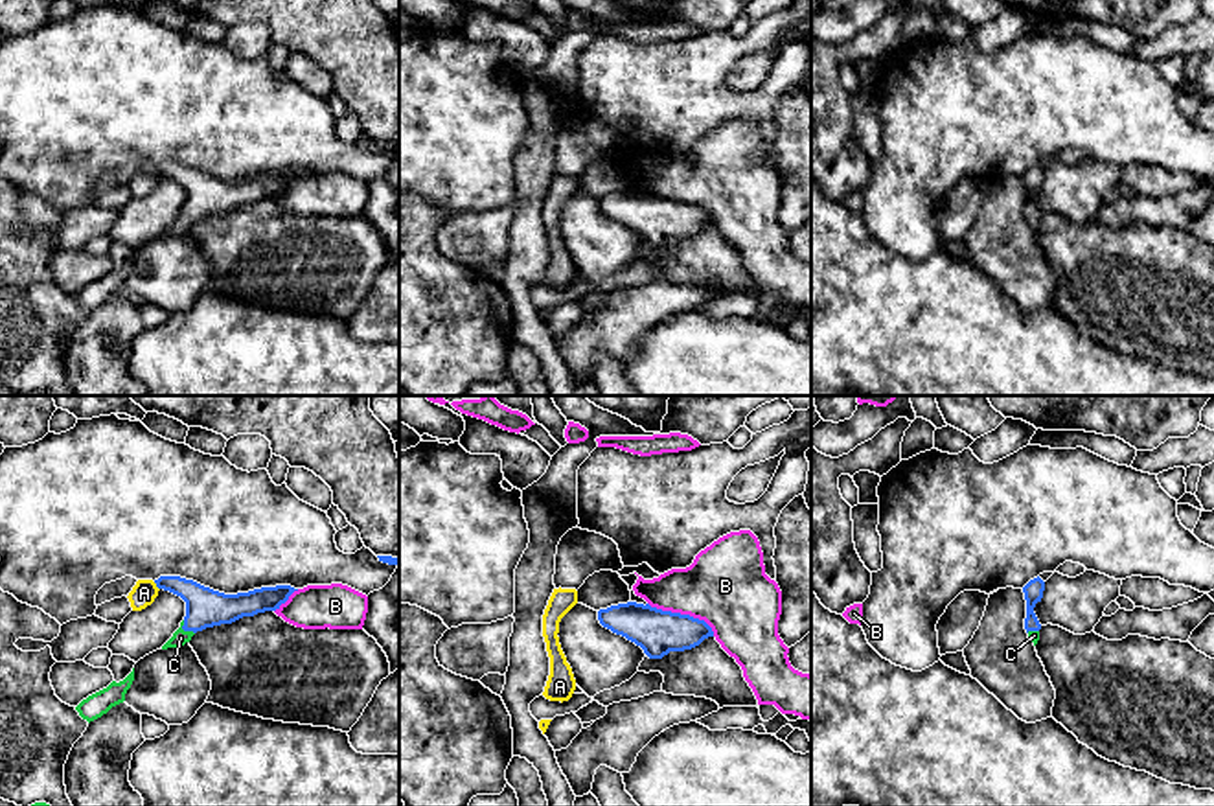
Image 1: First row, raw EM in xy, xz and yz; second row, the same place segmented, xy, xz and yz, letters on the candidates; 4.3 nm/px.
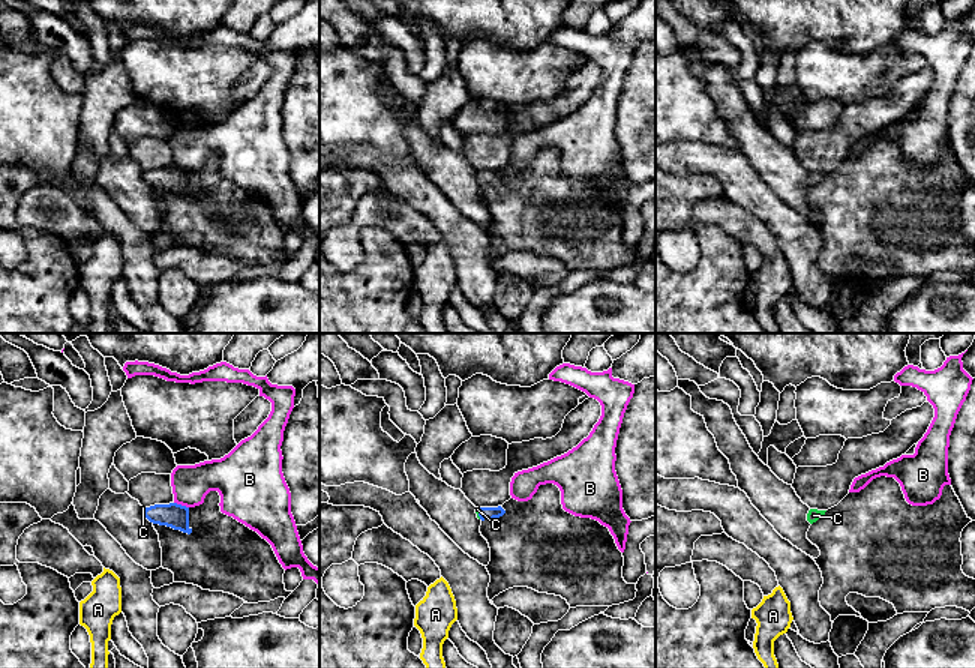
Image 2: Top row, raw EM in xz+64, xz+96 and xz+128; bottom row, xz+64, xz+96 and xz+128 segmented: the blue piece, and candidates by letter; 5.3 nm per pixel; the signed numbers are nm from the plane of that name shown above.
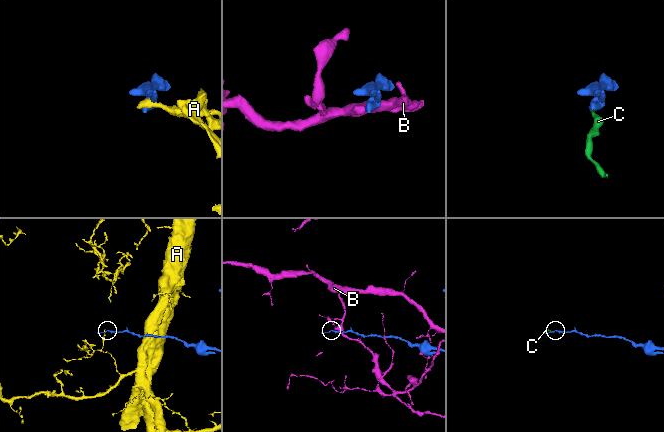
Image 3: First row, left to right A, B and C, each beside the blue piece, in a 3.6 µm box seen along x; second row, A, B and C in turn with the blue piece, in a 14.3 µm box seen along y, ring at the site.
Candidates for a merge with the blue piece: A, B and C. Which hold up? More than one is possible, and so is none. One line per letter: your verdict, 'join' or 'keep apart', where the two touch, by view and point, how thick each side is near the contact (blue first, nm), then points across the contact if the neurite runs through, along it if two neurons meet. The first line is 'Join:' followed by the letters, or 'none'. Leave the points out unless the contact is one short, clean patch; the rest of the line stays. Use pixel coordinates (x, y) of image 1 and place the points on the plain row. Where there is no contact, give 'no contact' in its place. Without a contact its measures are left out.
Join: C
A: keep apart; meets blue in xy at (157, 173); 180 nm thick on the blue side, 110 nm on the other; border along xy (153, 170), (159, 177)
B: keep apart; meets blue in xz at (683, 203); 200 nm thick on the blue side, 360 nm on the other
C: join; meets blue in xy at (184, 218); 180 nm thick on the blue side, 70 nm on the other; runs through xy (205, 195), (184, 218), (181, 225)

